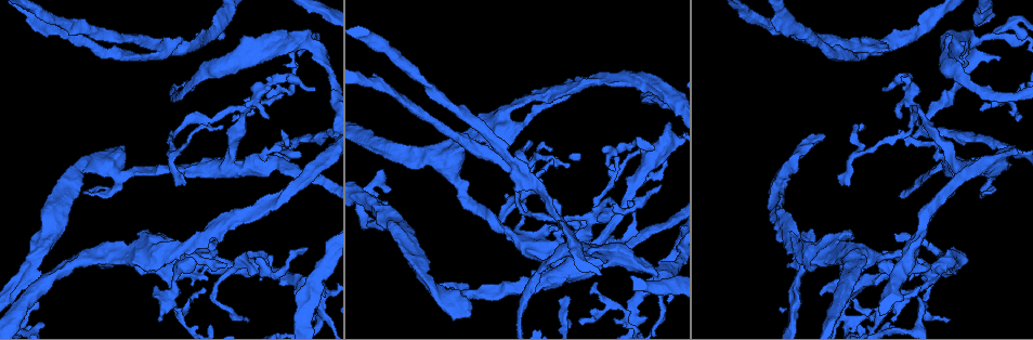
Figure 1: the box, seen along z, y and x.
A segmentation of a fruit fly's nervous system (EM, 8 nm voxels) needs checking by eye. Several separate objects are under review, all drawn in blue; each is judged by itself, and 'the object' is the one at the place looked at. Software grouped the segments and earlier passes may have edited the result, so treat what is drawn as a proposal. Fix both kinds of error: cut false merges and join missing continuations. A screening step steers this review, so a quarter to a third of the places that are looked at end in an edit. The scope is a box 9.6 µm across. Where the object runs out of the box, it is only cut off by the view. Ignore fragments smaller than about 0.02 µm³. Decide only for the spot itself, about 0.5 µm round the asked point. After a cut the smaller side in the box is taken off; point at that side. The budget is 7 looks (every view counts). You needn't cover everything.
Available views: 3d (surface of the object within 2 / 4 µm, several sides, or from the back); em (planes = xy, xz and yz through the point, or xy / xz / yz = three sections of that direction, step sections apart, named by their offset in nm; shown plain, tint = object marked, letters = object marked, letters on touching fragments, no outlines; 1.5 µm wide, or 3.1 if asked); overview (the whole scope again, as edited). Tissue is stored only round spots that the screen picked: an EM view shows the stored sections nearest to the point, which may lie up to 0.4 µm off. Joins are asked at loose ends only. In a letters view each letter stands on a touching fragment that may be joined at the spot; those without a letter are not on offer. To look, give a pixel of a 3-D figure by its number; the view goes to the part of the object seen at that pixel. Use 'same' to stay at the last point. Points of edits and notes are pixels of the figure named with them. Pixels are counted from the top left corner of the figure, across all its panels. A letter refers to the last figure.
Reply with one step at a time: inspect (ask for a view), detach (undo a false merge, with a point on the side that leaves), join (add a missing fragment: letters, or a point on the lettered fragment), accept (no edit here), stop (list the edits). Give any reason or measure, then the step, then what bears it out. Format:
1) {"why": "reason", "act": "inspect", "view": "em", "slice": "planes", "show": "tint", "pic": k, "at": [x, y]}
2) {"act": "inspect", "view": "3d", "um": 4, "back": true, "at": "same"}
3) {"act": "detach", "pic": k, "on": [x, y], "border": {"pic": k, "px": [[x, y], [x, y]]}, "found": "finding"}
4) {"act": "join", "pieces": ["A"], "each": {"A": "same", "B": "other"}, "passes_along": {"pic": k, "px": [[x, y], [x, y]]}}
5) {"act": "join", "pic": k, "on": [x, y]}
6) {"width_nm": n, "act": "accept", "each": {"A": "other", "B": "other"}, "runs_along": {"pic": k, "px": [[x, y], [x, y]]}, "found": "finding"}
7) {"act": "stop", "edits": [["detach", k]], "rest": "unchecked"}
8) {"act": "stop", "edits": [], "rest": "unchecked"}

{"why": "thick turns thin", "act": "inspect", "view": "3d", "um": 4, "pic": 1, "at": [859, 254]}

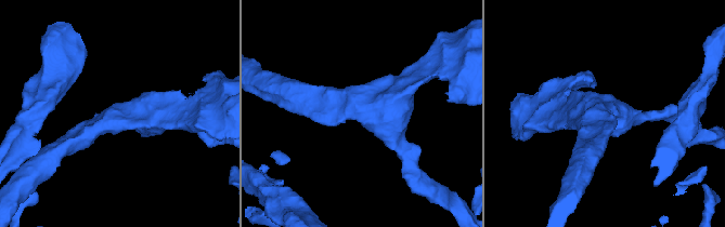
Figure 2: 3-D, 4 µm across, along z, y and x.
{"arms": 3, "arm_widths_nm": [190, 260, 280], "act": "inspect", "view": "em", "slice": "planes", "show": "letters", "pic": 2, "at": [374, 112]}

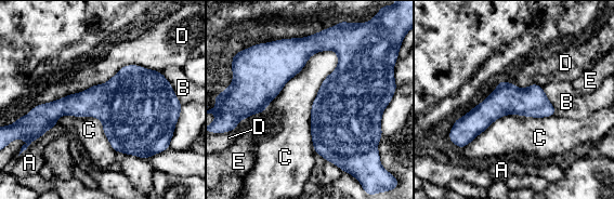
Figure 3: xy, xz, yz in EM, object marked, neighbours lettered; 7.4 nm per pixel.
{"width_nm": 240, "act": "accept", "each": {"A": "other", "B": "other", "C": "other", "D": "other", "E": "other"}, "runs_along": {"pic": 3, "px": [[552, 111], [495, 105], [457, 122]]}, "found": "one neuron here"}

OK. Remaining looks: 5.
{"why": "an open end", "act": "inspect", "view": "em", "slice": "planes", "show": "letters", "pic": 1, "at": [186, 174]}

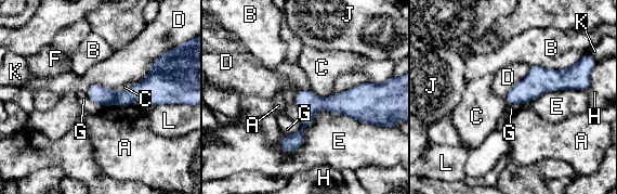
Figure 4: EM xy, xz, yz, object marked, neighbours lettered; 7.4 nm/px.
{"act": "accept", "each": {"A": "other", "B": "other", "C": "other", "D": "other", "E": "other", "F": "other", "G": "other", "H": "other", "J": "other", "K": "other", "L": "other"}, "border": {"pic": 4, "px": [[379, 125], [278, 146]]}, "found": "no lettered fragment goes on from it"}

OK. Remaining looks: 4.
{"why": "tapers out", "act": "inspect", "view": "3d", "um": 4, "pic": 1, "at": [1018, 119]}

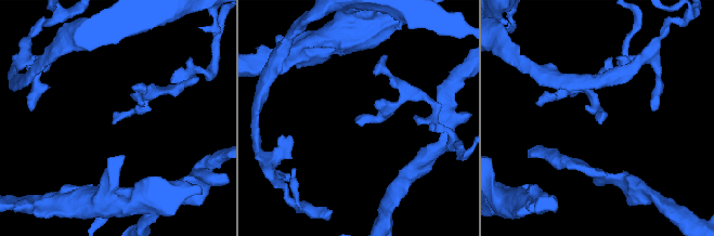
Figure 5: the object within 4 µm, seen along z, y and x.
{"why": "shape alone is not enough", "act": "inspect", "view": "em", "slice": "planes", "show": "letters", "pic": 5, "at": [601, 119]}

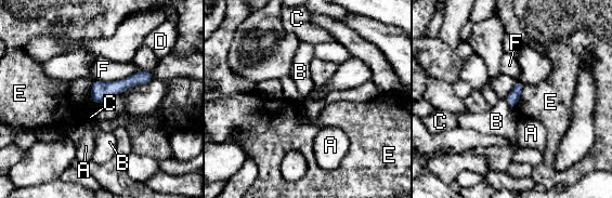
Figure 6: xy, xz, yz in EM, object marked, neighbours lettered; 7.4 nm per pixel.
{"act": "accept", "each": {"A": "other", "B": "other", "C": "other", "D": "other", "E": "other", "F": "other"}, "runs_along": {"pic": 6, "px": [[150, 75], [101, 90], [93, 95]]}, "found": "no lettered fragment goes on from it"}

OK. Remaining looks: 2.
{"act": "stop", "edits": [], "rest": "unchecked"}

